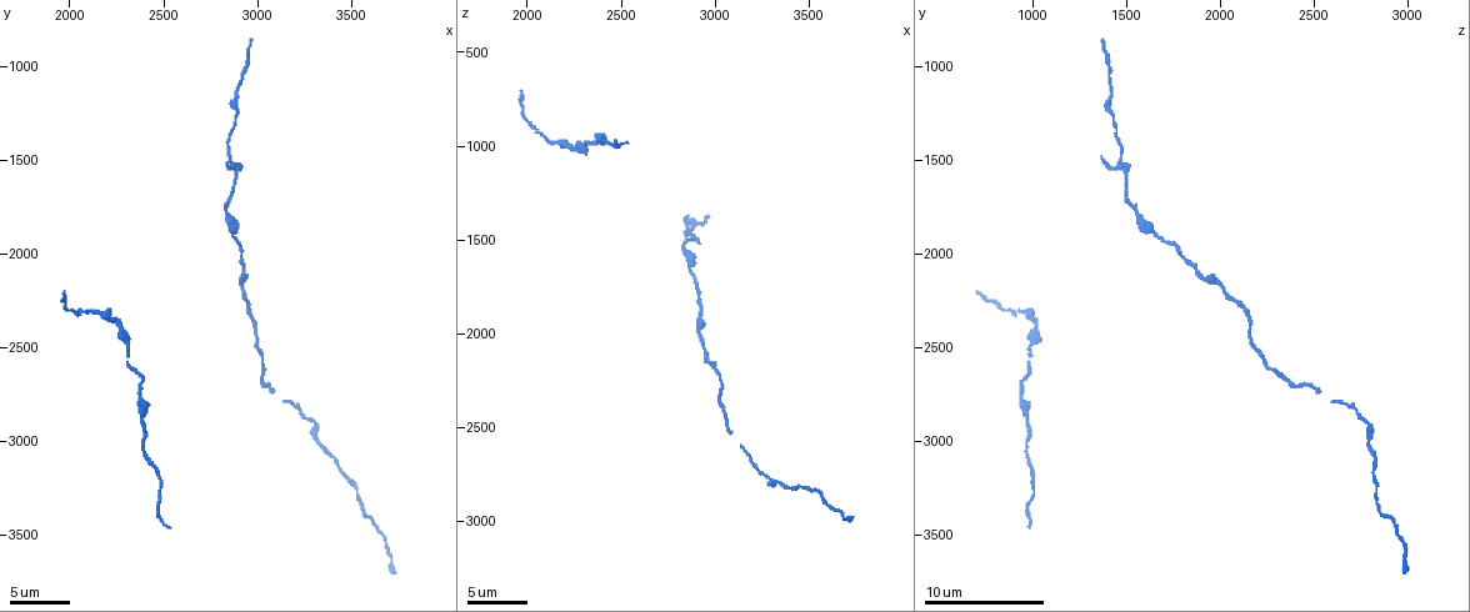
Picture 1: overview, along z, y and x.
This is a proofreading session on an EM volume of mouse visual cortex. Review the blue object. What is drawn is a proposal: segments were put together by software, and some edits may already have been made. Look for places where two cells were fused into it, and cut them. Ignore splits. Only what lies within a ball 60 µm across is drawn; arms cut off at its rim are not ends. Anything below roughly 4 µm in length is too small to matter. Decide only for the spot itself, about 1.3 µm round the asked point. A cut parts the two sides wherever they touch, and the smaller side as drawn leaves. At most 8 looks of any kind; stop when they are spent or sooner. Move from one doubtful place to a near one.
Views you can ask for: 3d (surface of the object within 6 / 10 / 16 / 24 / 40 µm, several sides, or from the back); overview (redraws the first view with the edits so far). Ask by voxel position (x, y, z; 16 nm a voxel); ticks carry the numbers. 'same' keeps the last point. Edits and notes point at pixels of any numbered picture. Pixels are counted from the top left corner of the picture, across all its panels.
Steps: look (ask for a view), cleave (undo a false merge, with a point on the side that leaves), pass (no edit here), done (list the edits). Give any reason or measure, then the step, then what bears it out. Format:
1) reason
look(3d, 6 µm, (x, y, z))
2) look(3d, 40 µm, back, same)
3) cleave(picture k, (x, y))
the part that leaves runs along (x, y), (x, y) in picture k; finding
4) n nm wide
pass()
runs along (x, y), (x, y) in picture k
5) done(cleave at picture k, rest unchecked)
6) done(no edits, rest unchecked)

look(3d, 6 µm, (2840, 1840, 1570))

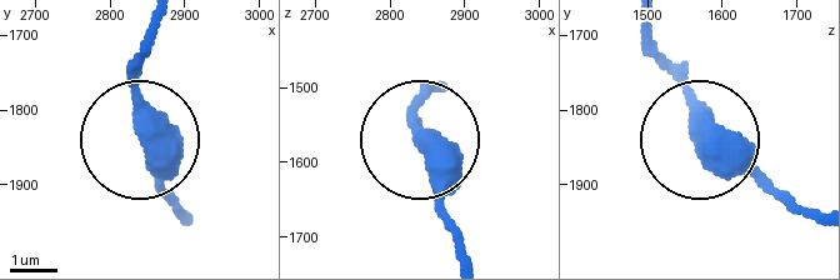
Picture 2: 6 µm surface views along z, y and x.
look(3d, 6 µm, back, (2850, 1830, 1570))

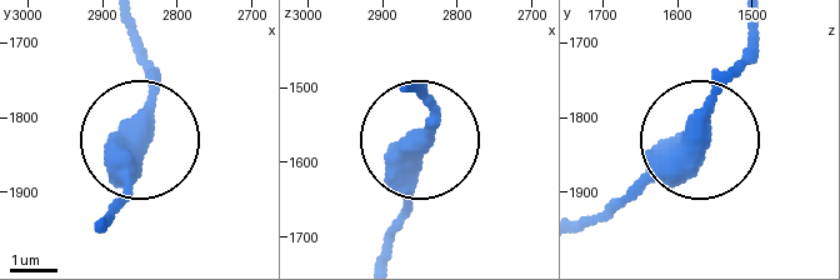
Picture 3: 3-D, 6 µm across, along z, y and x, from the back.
pass()
runs along (103, 230), (130, 183), (154, 83), (143, 39) in picture 3; continuous, no second cell

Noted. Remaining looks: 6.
calibre changes
look(3d, 10 µm, (2920, 2170, 1990))

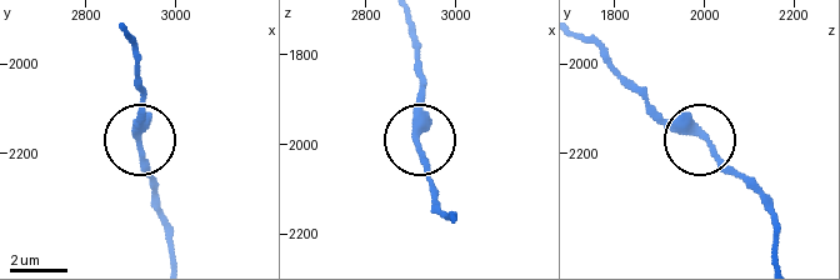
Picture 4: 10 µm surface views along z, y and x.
pass()
runs along (423, 73), (423, 164), (429, 190) in picture 4; continuous, no second cell

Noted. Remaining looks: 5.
calibre changes
look(3d, 10 µm, (2380, 2920, 980))

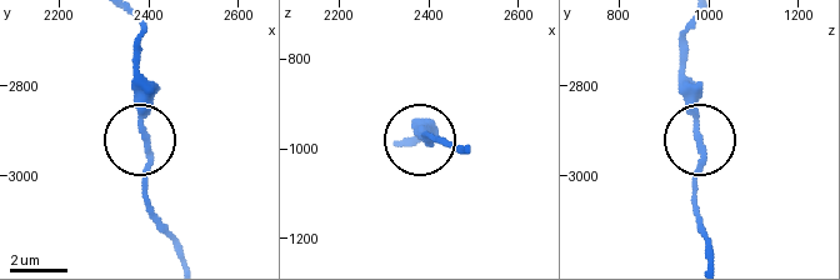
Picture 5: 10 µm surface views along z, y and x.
closer look
look(3d, 6 µm, (2390, 2910, 980))

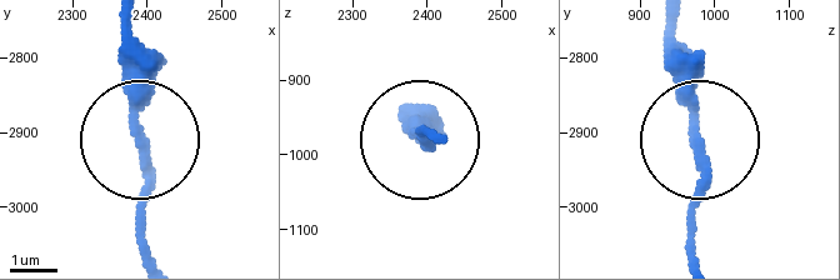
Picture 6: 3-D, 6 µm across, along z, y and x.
pass()
all the same cell

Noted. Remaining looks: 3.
look(3d, 6 µm, (2270, 2360, 1020))

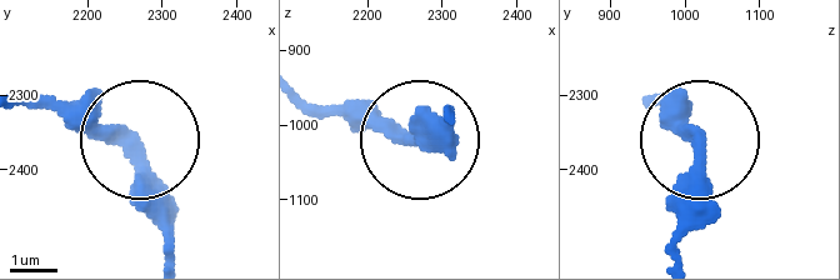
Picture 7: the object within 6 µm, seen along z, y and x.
350 nm wide
pass()
one cell here

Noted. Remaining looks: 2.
done(no edits, rest unchecked)

